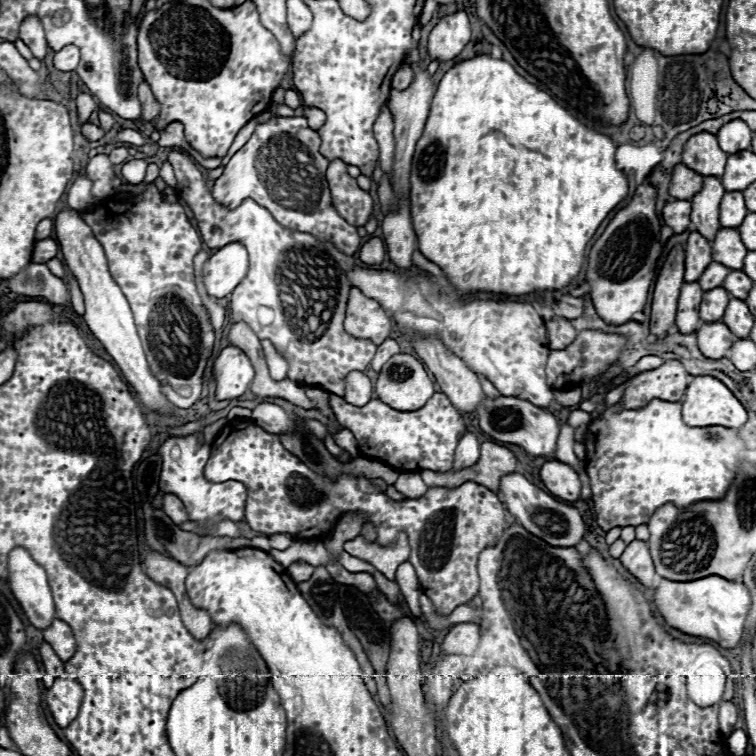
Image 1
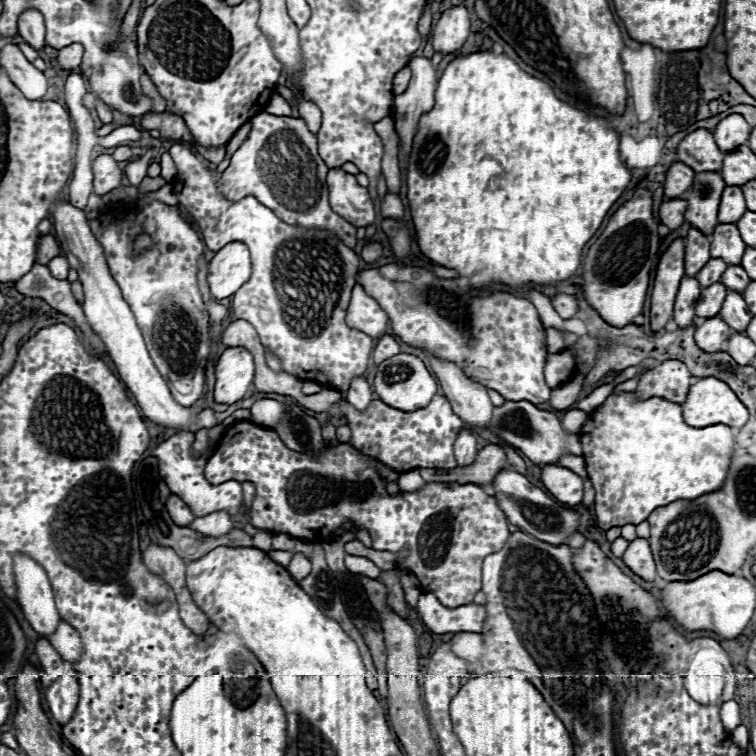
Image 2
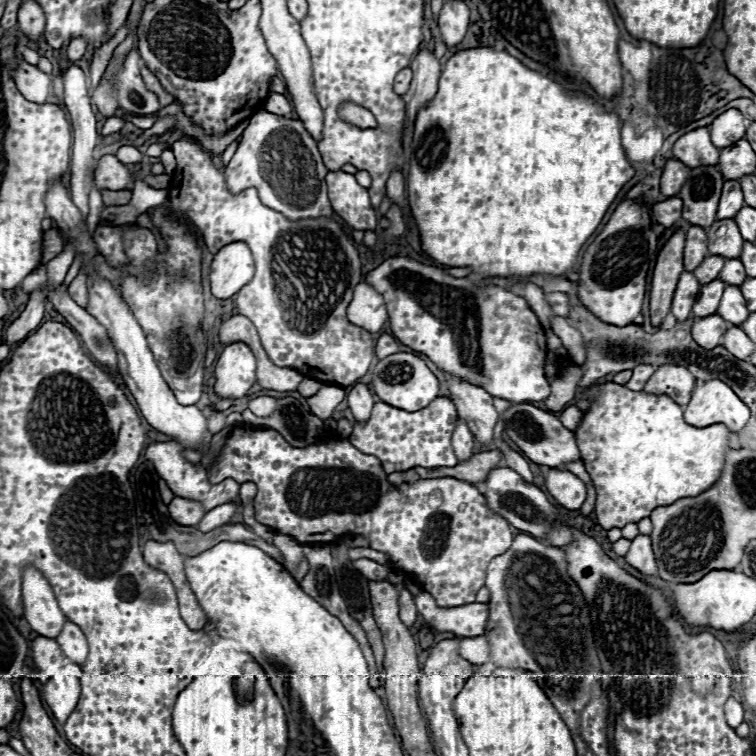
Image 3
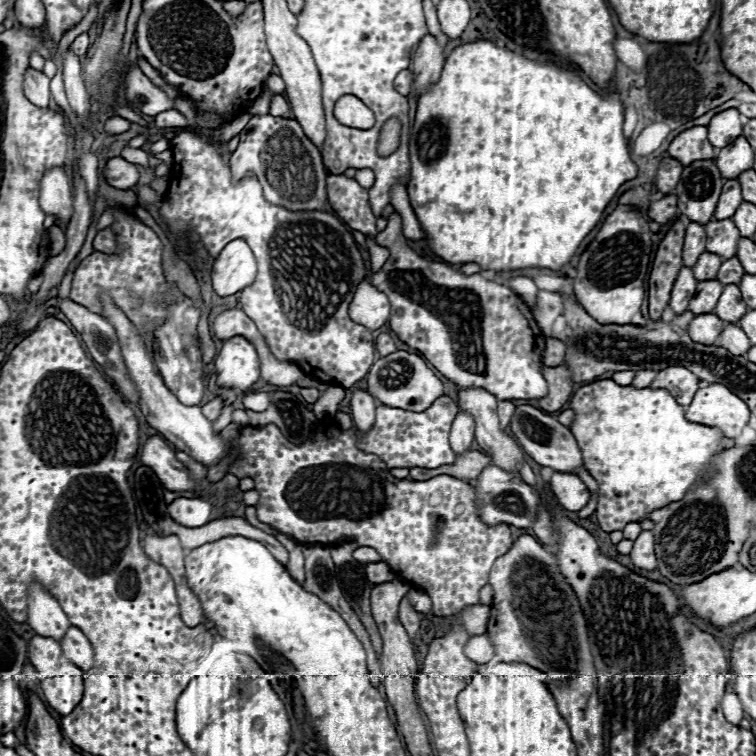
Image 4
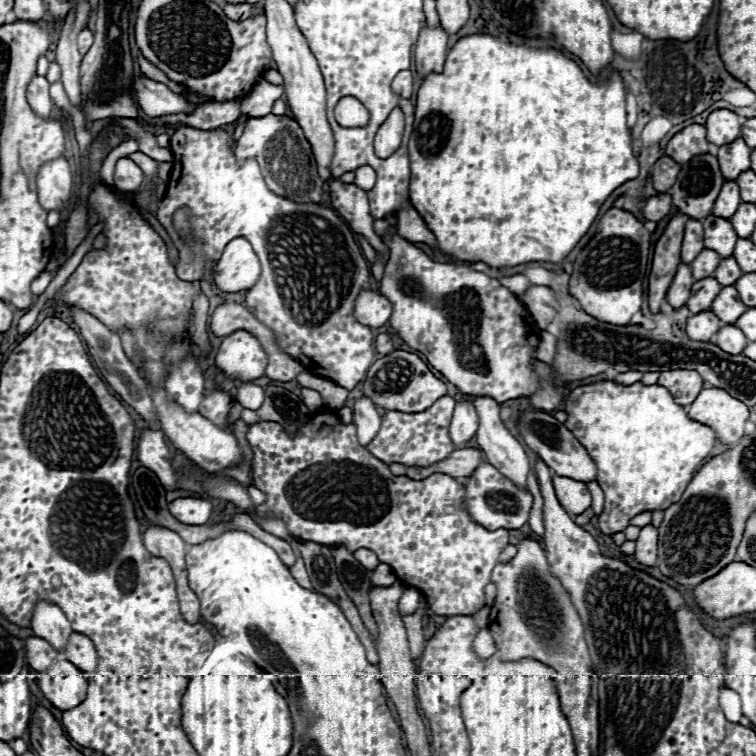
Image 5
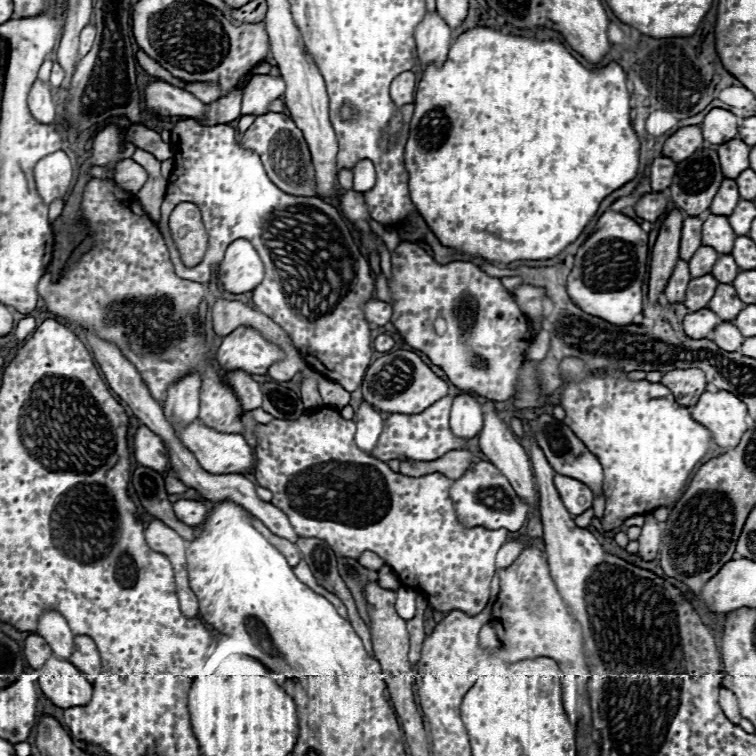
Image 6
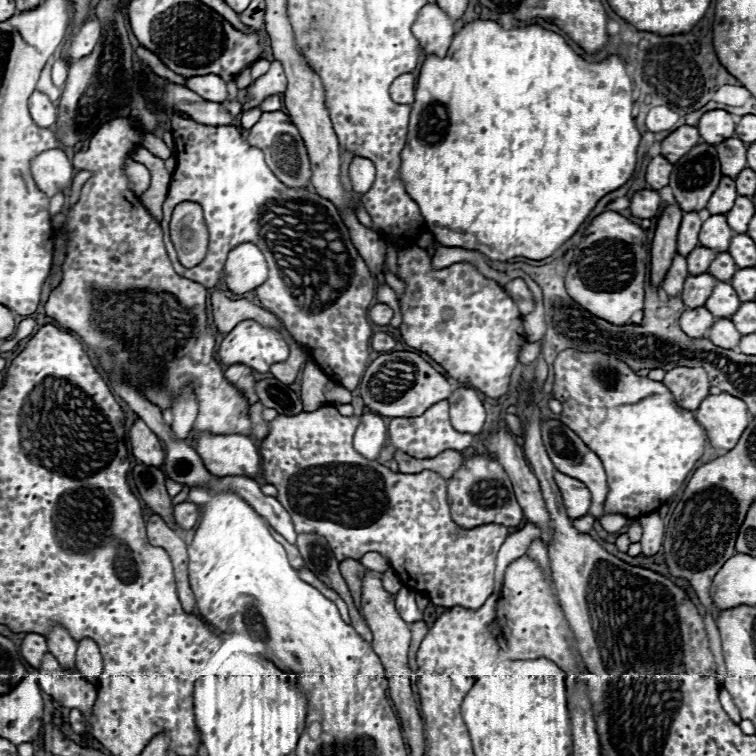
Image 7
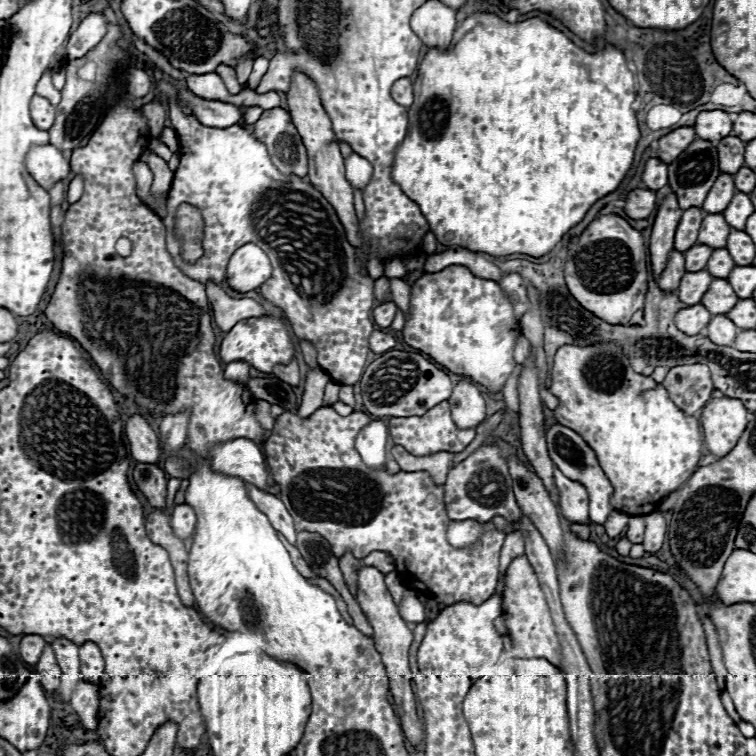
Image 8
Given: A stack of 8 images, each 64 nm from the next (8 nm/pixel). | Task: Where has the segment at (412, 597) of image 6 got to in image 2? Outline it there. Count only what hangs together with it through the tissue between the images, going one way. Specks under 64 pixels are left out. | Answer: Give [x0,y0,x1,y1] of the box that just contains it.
[416,593,486,633]

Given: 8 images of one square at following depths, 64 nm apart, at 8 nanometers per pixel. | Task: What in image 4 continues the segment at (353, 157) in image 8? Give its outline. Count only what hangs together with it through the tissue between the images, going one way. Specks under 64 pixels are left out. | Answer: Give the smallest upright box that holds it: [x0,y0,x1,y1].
[354,168,374,188]

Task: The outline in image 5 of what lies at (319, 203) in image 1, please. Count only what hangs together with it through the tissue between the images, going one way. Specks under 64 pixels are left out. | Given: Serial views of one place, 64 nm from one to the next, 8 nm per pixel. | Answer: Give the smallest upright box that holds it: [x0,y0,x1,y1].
[236,114,324,202]

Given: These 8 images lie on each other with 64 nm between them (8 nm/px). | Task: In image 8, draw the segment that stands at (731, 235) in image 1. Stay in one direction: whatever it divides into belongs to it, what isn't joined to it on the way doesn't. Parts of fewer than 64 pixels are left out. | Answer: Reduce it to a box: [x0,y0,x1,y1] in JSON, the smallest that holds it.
[698,214,732,248]

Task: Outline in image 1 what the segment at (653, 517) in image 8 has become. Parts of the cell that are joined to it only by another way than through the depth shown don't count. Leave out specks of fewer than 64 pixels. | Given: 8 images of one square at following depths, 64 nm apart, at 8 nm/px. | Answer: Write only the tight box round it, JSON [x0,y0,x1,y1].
[620,540,654,586]

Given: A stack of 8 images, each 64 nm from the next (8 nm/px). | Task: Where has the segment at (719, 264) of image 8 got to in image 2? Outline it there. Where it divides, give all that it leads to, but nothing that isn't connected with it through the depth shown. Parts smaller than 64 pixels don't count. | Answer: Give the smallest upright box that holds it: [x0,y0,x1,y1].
[720,264,750,292]

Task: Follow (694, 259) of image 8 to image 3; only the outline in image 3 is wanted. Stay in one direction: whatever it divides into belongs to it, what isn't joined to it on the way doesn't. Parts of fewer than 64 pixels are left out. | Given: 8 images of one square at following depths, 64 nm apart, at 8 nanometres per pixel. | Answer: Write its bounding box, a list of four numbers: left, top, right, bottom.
[694,256,726,284]

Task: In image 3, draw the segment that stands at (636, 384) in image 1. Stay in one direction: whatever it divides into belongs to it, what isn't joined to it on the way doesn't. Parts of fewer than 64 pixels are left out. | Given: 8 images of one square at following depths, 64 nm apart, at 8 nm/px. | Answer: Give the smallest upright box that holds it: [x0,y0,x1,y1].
[644,364,696,404]

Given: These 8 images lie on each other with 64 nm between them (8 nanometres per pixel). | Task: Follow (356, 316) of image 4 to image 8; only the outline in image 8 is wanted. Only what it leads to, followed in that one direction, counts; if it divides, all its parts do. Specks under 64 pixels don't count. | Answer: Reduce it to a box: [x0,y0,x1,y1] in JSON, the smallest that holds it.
[374,302,398,328]

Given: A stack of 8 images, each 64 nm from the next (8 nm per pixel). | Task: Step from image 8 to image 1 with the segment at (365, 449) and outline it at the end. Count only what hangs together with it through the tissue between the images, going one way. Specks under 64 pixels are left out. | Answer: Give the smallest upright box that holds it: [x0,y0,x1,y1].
[344,372,372,406]

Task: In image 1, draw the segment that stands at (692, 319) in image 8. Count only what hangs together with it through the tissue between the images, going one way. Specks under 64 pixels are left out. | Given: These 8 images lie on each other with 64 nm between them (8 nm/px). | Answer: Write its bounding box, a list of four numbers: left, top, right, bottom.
[696,322,738,360]

